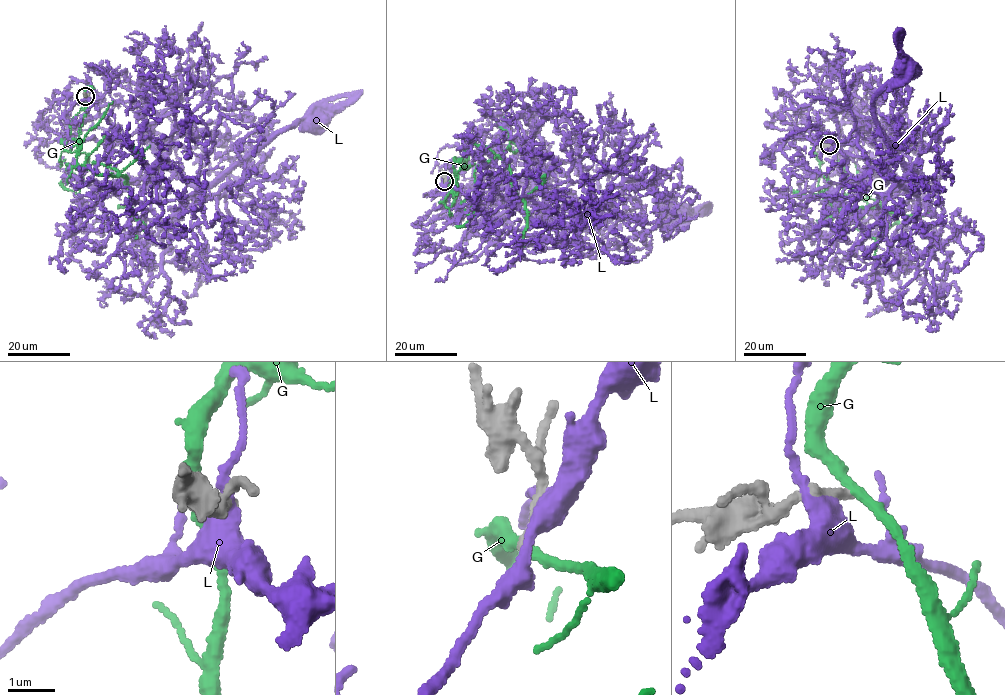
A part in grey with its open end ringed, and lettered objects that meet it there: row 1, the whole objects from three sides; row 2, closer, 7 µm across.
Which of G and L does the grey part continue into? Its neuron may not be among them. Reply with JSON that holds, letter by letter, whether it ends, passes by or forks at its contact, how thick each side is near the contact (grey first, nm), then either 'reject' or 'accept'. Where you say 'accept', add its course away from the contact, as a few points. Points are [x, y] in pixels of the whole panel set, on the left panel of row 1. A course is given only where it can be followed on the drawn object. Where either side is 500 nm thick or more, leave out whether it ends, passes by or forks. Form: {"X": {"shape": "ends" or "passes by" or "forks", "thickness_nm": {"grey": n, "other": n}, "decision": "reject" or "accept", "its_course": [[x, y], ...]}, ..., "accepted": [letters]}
{"G": {"shape": "passes by", "thickness_nm": {"grey": 220, "other": 200}, "decision": "reject"}, "L": {"shape": "passes by", "thickness_nm": {"grey": 240, "other": 360}, "decision": "reject"}, "accepted": []}

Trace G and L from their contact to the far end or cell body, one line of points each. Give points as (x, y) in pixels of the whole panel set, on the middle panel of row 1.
G: (444, 181), (454, 185), (453, 163), (470, 145), (497, 154), (474, 172), (476, 213), (459, 226)
L: (445, 179), (430, 194), (448, 192), (476, 223), (513, 207), (581, 225), (638, 182), (679, 214)

